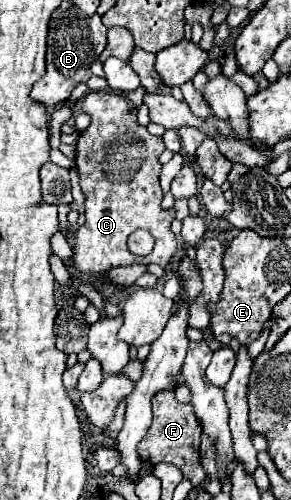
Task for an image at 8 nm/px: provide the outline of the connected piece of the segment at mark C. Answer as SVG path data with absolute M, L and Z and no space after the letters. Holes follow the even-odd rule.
M91 91L83 99L81 109L91 117L91 125L81 131L77 141L75 163L85 196L85 225L77 227L75 237L71 239L75 267L93 275L103 275L117 265L133 263L157 263L165 267L177 251L177 237L171 233L175 211L161 209L161 163L157 159L165 151L163 139L141 127L137 123L137 111L129 99L113 91ZM87 101L97 103L87 107ZM139 227L149 229L149 233L155 237L155 249L147 257L137 257L127 249L129 233L137 231Z

